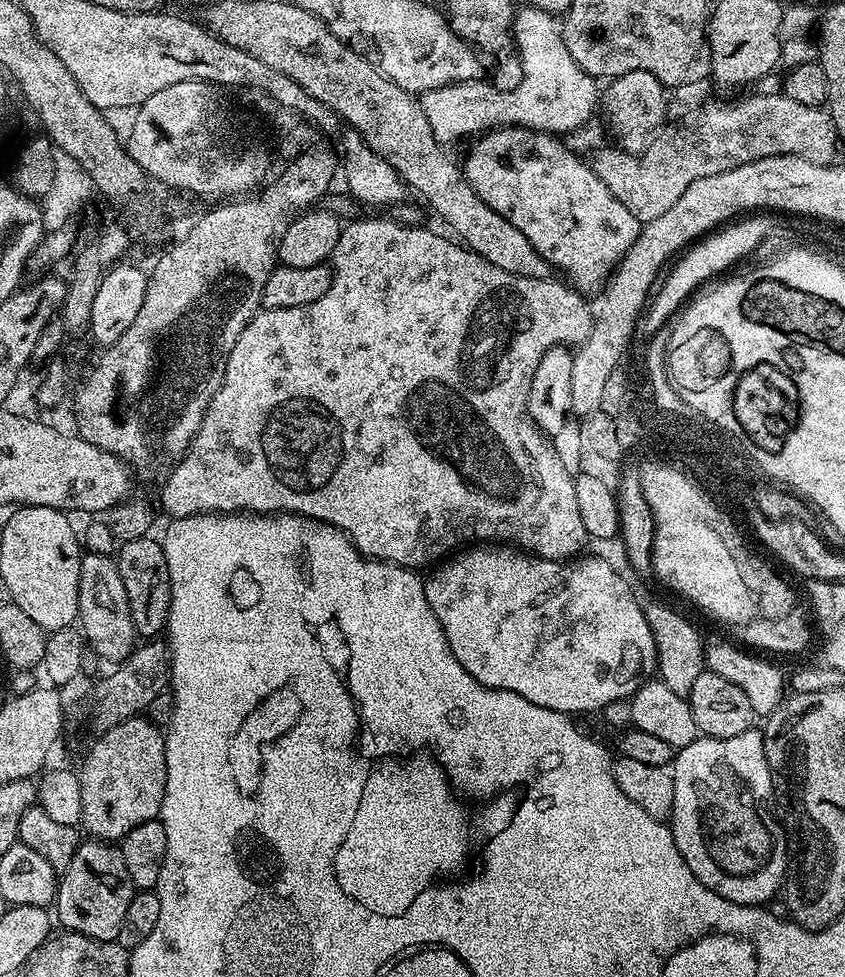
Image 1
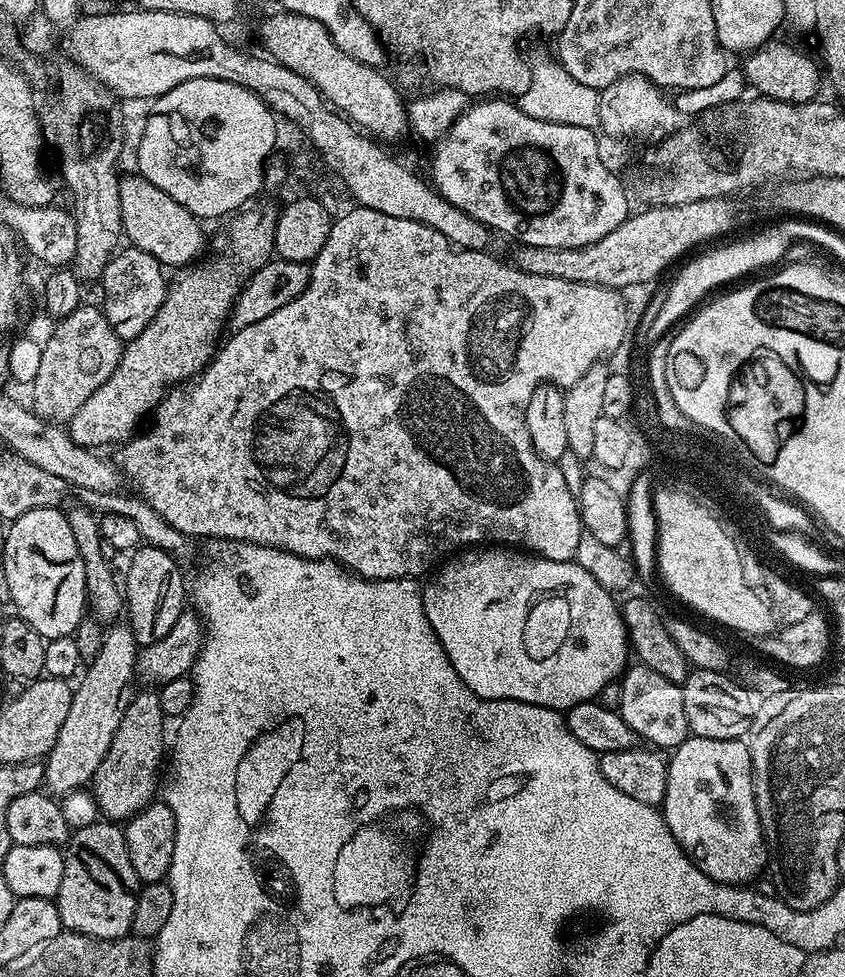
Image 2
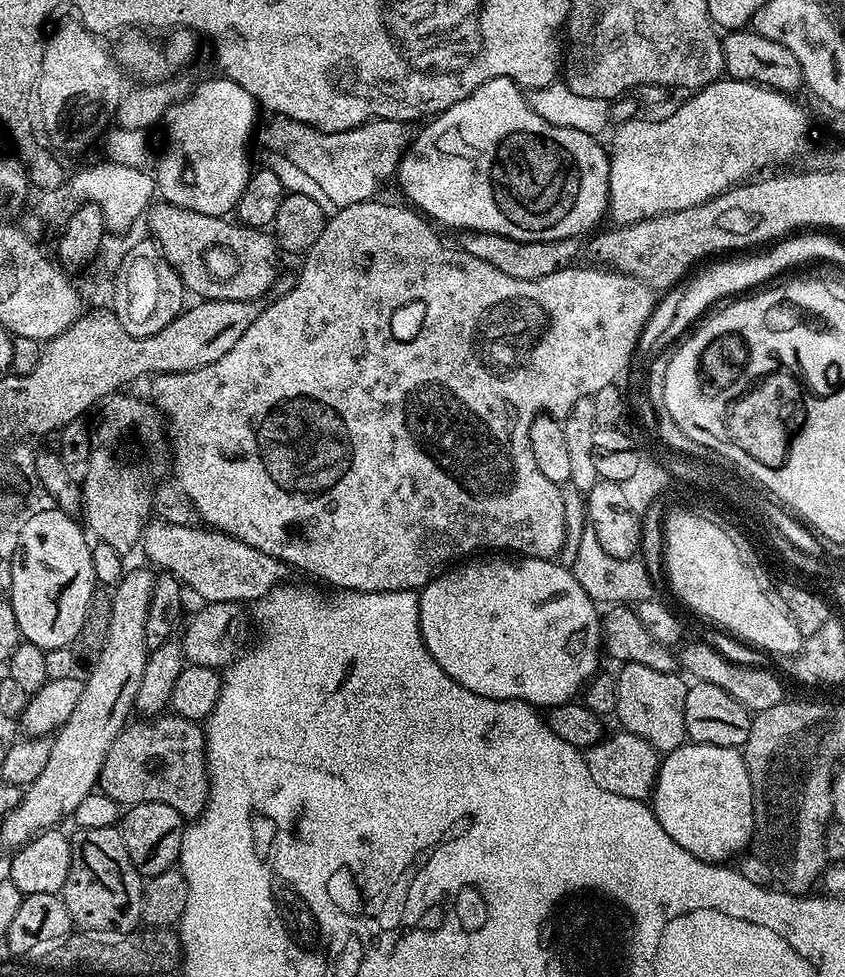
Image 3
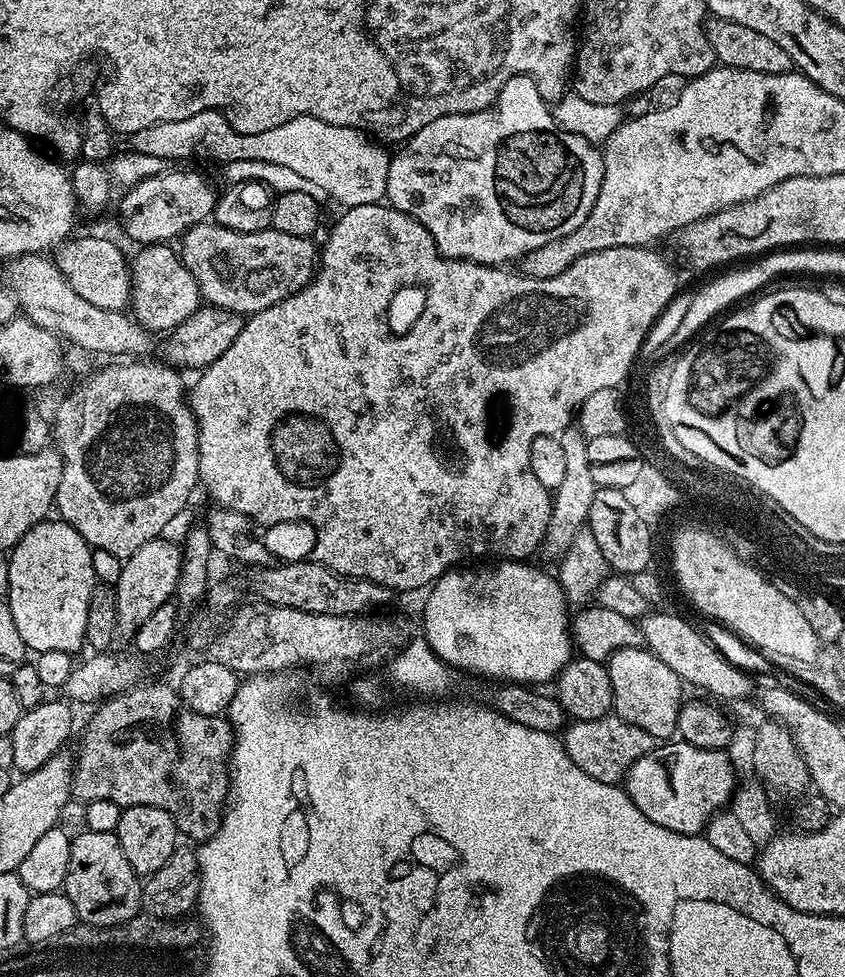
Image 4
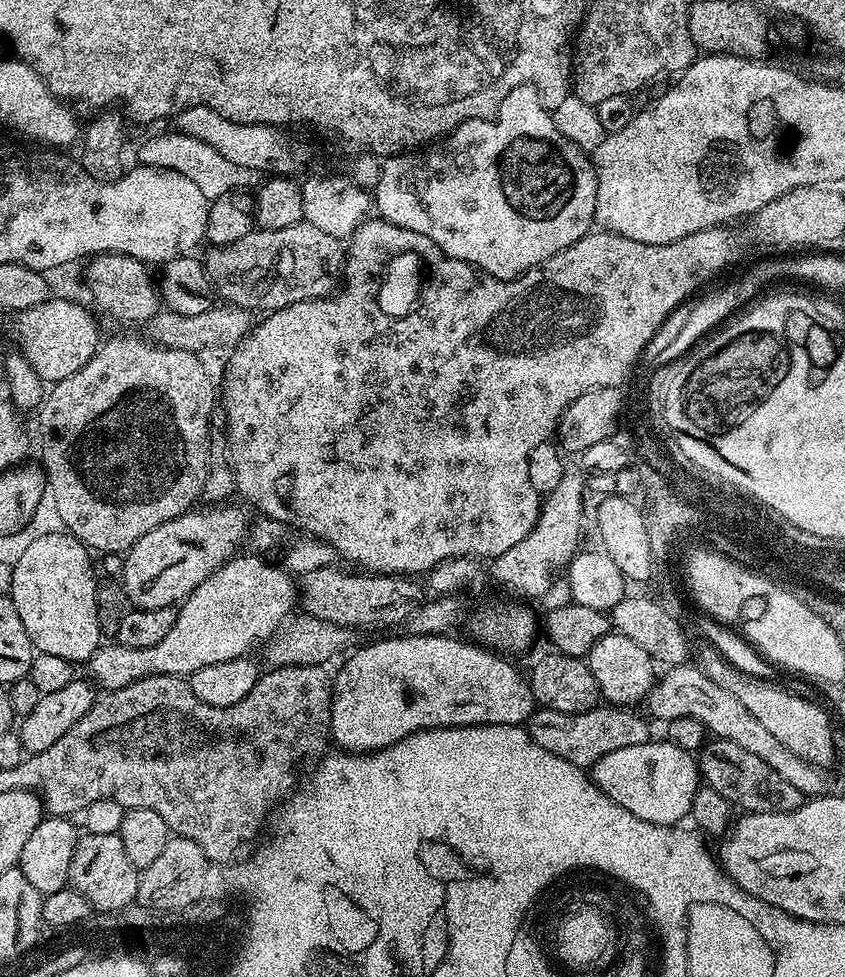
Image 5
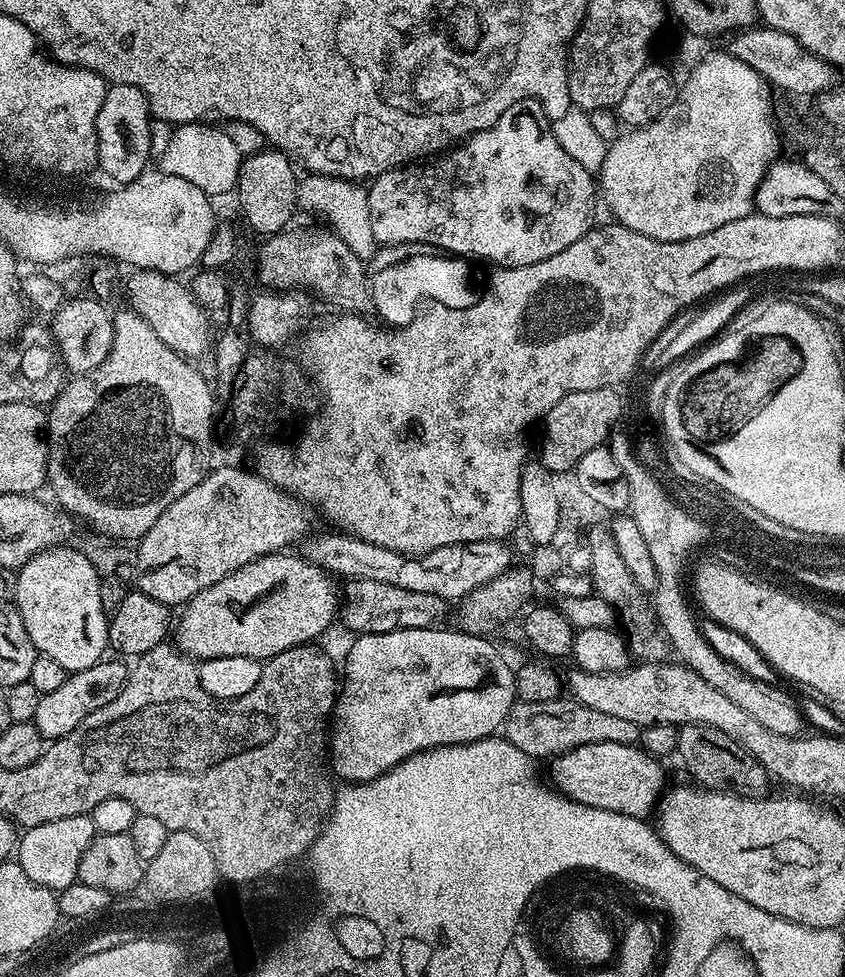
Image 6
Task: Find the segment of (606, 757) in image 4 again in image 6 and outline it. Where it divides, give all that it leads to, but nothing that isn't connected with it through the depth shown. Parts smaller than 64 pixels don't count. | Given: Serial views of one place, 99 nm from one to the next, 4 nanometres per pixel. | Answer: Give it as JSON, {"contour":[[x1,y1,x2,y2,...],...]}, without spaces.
{"contour":[[559,698,546,702,518,702,510,710,508,719,502,725,502,735,522,754,533,758,548,756,555,758,578,746,590,746,594,742,622,742,636,744,642,729,634,722,625,722,623,718,614,718,611,714,601,714,599,710,590,710,571,698]]}

